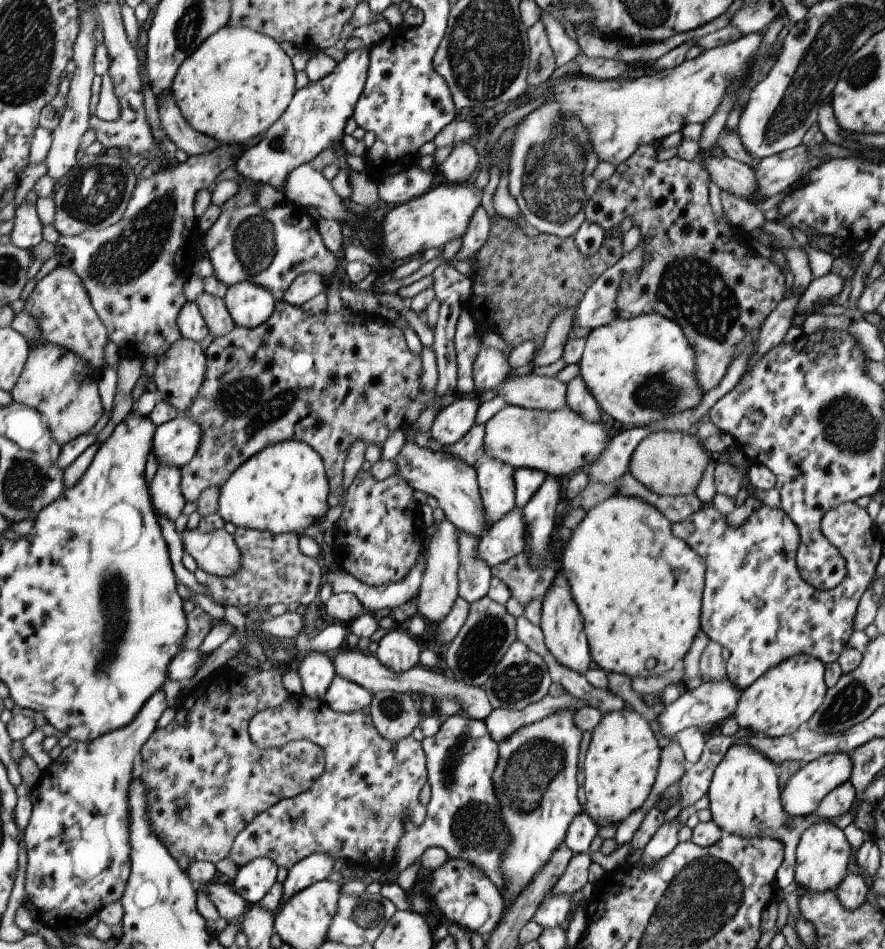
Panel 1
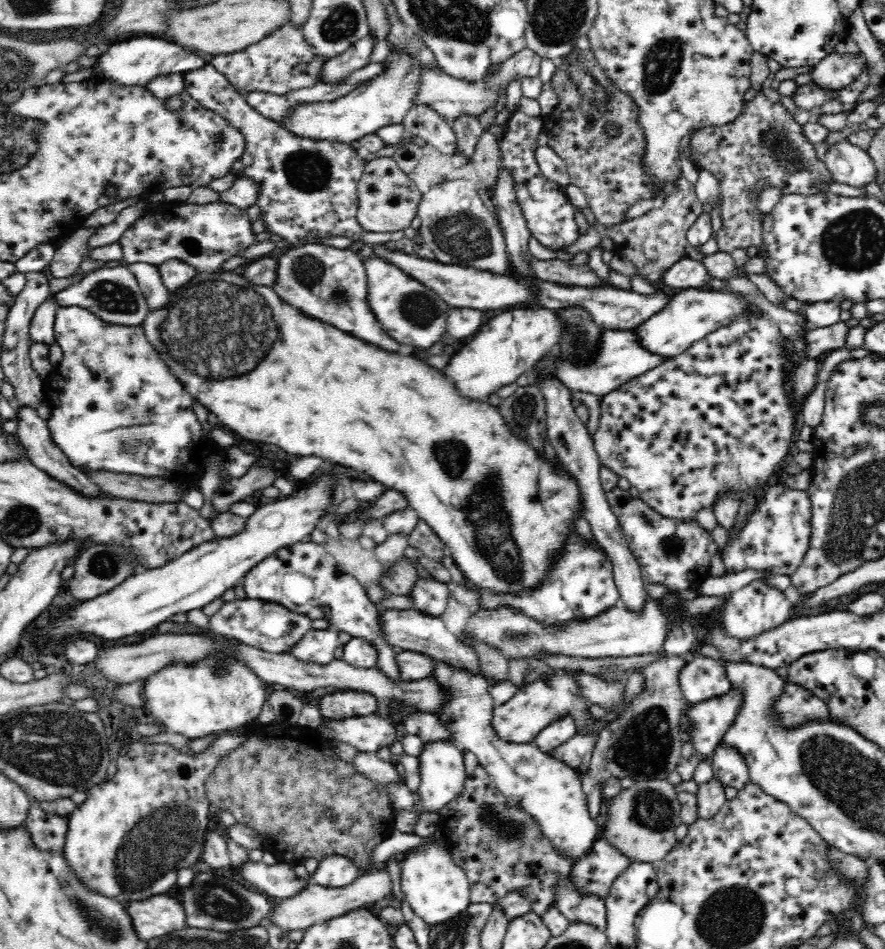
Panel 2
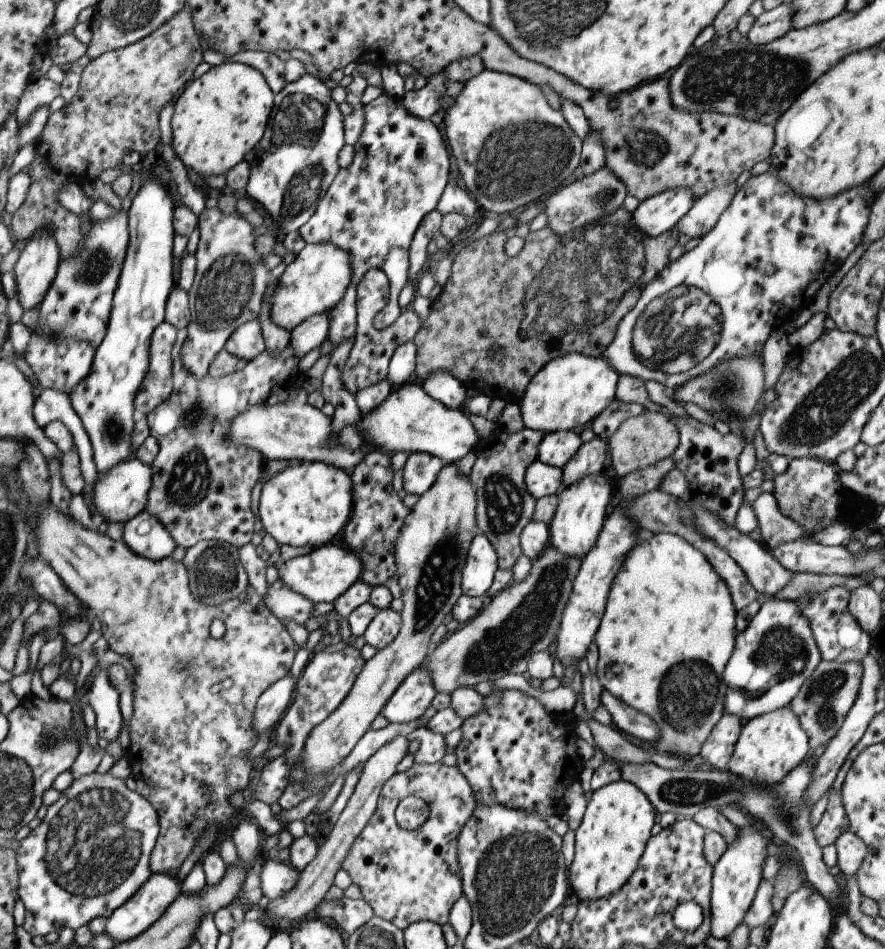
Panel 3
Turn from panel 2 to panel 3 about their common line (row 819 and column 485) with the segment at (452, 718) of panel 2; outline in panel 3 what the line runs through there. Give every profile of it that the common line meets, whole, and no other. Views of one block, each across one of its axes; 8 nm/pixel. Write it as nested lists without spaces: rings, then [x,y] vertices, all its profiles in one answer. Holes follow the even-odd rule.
[[[478,532],[469,542],[467,560],[461,572],[462,594],[486,599],[487,590],[497,569],[497,555],[493,546]]]

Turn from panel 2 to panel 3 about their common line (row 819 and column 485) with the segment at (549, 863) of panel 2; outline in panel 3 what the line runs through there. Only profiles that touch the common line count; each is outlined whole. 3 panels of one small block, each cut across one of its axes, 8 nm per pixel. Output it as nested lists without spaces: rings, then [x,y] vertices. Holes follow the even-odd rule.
[[[495,425],[489,436],[474,446],[475,462],[468,472],[469,482],[475,486],[475,520],[478,532],[487,538],[497,555],[499,569],[509,570],[520,552],[522,528],[532,520],[536,499],[523,484],[525,469],[536,459],[539,442],[544,433],[522,427],[519,432]]]

